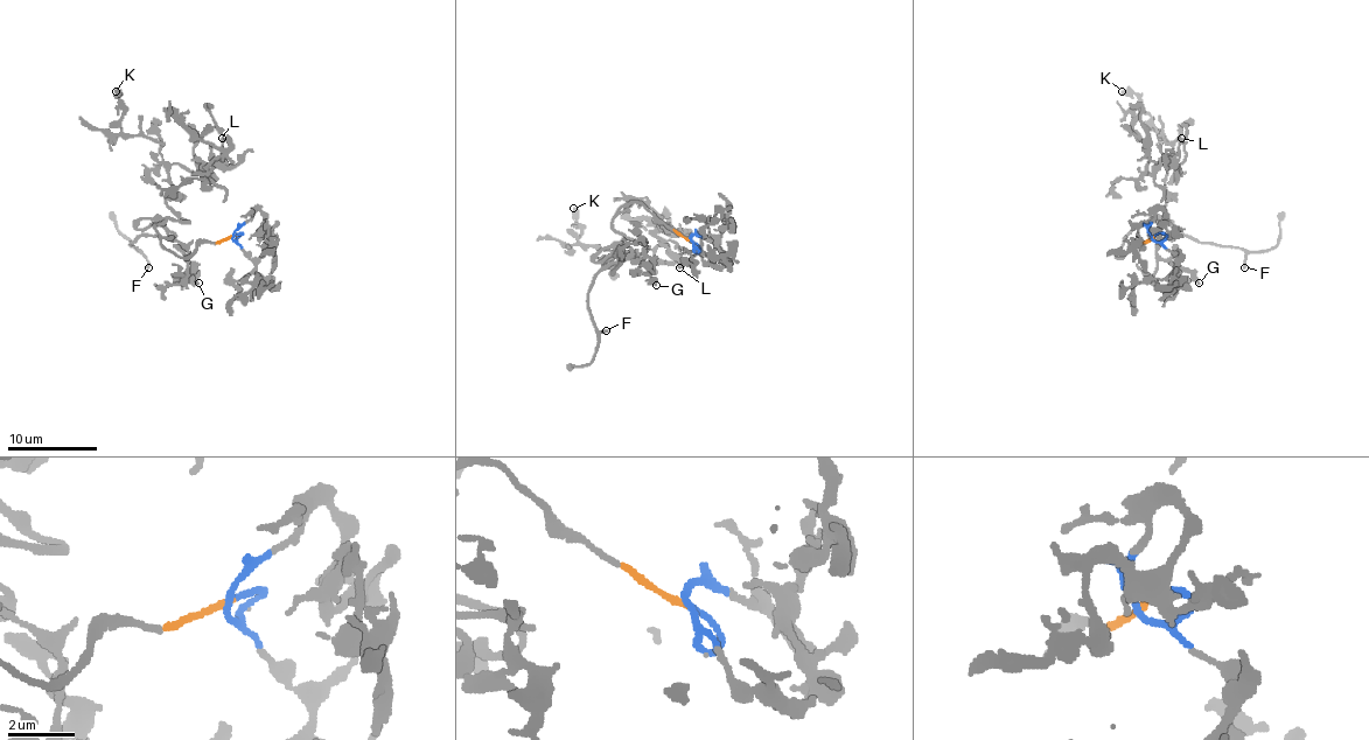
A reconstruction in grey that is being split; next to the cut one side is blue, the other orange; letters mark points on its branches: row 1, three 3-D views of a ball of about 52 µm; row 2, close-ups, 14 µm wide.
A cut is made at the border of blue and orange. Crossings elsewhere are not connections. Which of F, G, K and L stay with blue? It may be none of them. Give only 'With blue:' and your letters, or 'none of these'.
With blue: none of these

